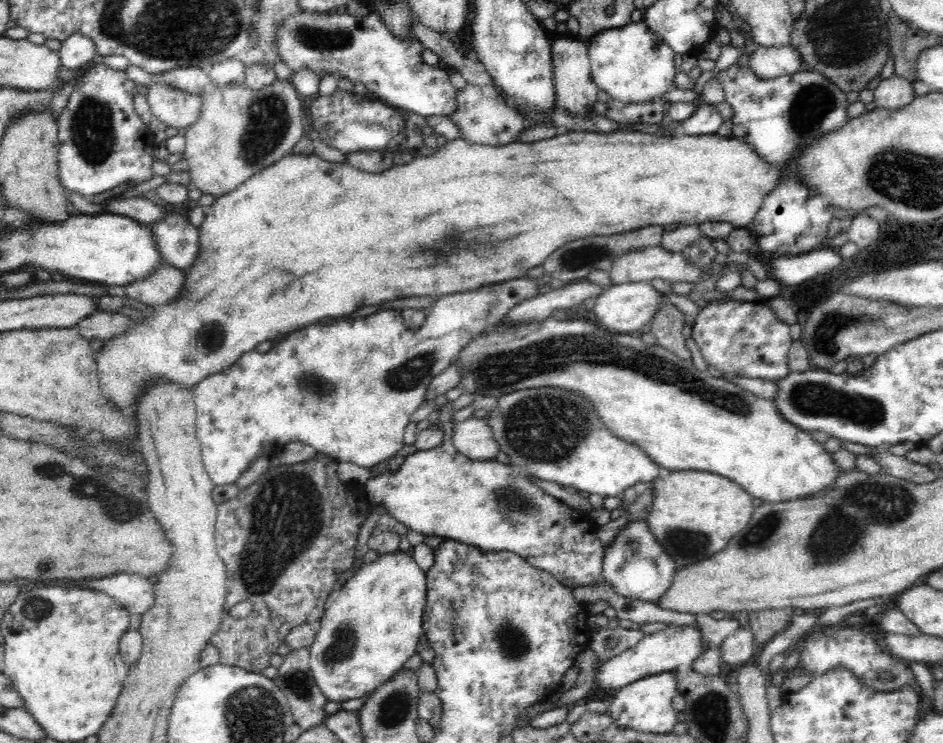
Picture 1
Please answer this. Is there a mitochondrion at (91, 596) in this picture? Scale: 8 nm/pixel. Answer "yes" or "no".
no

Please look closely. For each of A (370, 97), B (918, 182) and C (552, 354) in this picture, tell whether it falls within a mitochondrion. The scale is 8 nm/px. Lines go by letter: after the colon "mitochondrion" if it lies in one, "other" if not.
A: other
B: mitochondrion
C: mitochondrion

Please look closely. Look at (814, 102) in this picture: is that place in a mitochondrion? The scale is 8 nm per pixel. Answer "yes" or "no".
yes

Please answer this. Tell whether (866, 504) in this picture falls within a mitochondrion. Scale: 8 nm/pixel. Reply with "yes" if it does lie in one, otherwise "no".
yes

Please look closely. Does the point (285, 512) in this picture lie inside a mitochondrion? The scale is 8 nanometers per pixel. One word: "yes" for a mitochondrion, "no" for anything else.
yes

